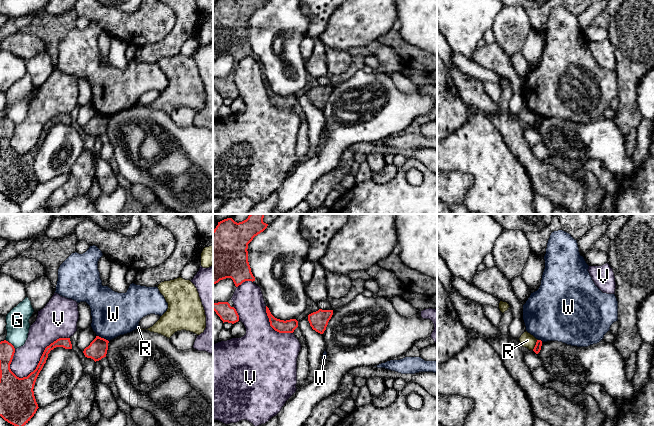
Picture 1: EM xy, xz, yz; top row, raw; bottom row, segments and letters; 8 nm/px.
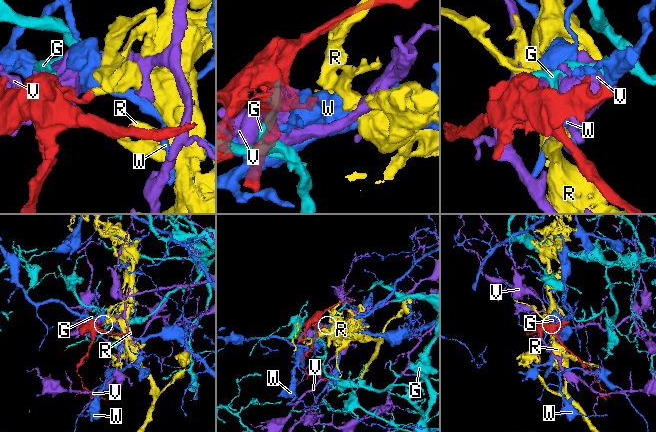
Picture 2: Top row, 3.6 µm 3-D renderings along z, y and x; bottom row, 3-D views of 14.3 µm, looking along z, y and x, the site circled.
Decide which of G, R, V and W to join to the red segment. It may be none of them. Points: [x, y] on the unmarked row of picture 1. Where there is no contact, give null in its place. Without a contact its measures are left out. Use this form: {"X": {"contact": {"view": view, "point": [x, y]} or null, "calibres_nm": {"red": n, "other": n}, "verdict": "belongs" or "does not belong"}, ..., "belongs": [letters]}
{"G": {"contact": {"view": "xy", "point": [10, 119]}, "calibres_nm": {"red": 120, "other": 180}, "verdict": "does not belong"}, "R": {"contact": {"view": "yz", "point": [536, 120]}, "calibres_nm": {"red": 60, "other": 120}, "verdict": "does not belong"}, "V": {"contact": {"view": "xy", "point": [40, 135]}, "calibres_nm": {"red": 140, "other": 220}, "verdict": "does not belong"}, "W": {"contact": {"view": "xy", "point": [103, 114]}, "calibres_nm": {"red": 150, "other": 360}, "verdict": "does not belong"}, "belongs": []}

